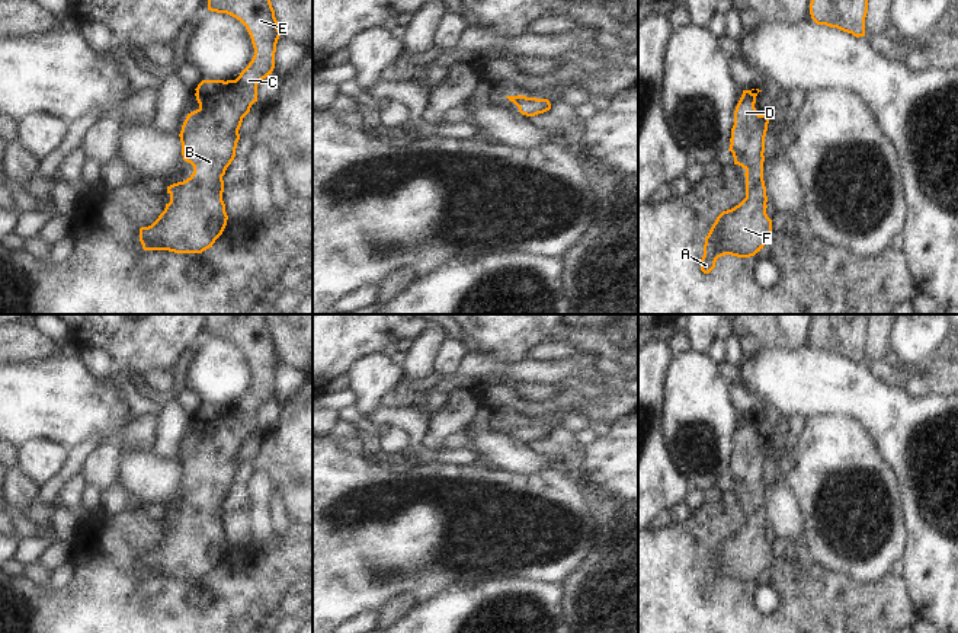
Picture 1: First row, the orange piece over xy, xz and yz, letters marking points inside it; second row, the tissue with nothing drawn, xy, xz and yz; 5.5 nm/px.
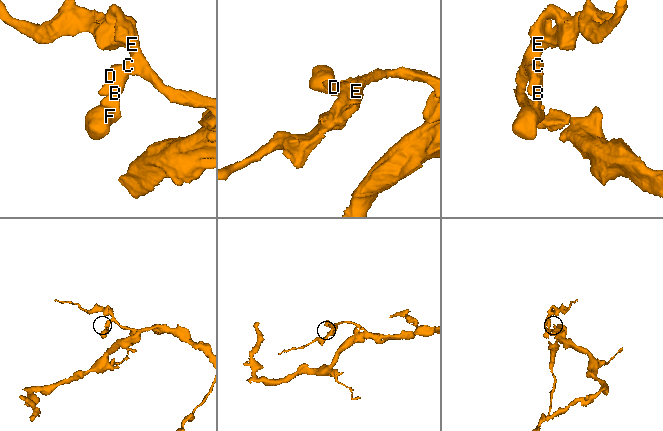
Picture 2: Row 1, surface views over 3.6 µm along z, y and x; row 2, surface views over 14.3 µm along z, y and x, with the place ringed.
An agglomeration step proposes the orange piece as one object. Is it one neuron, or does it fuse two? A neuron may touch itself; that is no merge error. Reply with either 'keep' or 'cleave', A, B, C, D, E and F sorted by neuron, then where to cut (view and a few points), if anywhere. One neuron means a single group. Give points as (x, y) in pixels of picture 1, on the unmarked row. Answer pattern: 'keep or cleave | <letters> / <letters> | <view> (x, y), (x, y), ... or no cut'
keep | A B C D E F | no cut

